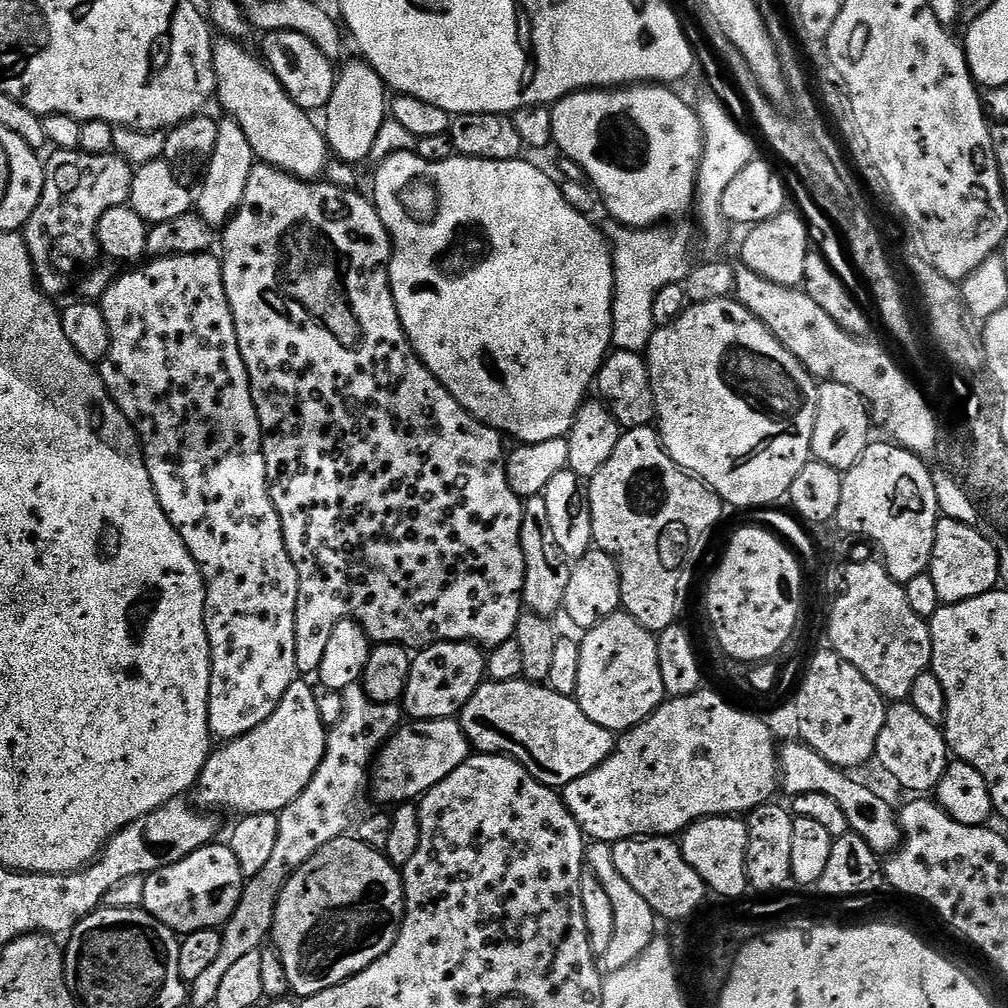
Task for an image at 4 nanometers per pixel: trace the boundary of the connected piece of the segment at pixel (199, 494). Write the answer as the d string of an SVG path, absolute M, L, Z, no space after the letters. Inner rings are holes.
M212 254L161 256L149 259L128 271L132 270L133 272L128 272L125 276L117 275L103 294L104 317L106 326L110 326L110 350L104 361L98 365L98 371L110 398L118 406L118 410L122 410L124 417L132 423L137 436L140 437L144 461L150 470L150 482L154 486L156 497L166 518L170 518L174 530L178 530L182 542L186 542L186 550L190 550L194 562L200 567L204 579L204 625L212 659L208 695L208 735L213 741L227 742L242 734L250 734L254 726L262 726L262 722L266 722L266 718L274 714L278 702L282 702L282 694L286 694L293 680L297 679L298 673L294 662L294 630L298 606L298 570L286 550L282 522L278 518L278 510L274 510L268 493L264 432L260 428L260 419L252 401L248 371L242 362L238 334L234 330L234 318L226 298L223 263L217 257L215 260Z

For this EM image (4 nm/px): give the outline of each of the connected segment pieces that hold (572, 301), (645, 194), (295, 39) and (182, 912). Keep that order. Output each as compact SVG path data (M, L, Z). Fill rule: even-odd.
M415 151L395 152L381 161L376 170L374 203L392 239L392 261L388 267L390 286L398 318L421 362L471 416L489 424L505 437L513 436L513 441L522 444L567 437L578 410L589 399L591 392L588 391L593 391L600 367L608 359L614 344L612 310L616 295L616 270L605 233L601 229L599 232L588 221L591 219L565 198L559 183L555 184L542 169L527 164L524 158L475 160L454 154L446 162L426 162L426 158L416 155Z
M637 84L635 86L621 86L607 90L585 90L583 92L572 92L564 96L561 100L551 105L552 117L554 118L554 138L553 145L560 147L560 156L572 160L582 170L586 170L588 184L601 197L605 196L602 204L608 207L608 212L612 215L611 219L615 223L625 228L651 228L663 225L665 222L672 222L675 216L680 216L683 212L693 211L696 199L696 179L700 173L700 163L704 158L704 131L700 125L699 118L696 116L696 108L688 105L678 93L672 92L671 87L658 84Z
M269 32L263 40L262 59L293 102L309 114L316 114L319 108L320 111L327 109L338 75L333 61L328 60L326 54L322 54L322 50L301 32Z
M213 842L204 848L194 850L182 862L174 862L162 870L144 877L145 912L179 934L197 932L207 928L219 929L238 906L246 877L232 857L232 849L227 843Z

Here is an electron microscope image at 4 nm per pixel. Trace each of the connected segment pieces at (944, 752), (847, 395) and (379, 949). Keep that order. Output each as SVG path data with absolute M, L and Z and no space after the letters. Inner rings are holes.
M896 702L888 708L886 722L882 722L874 760L906 791L912 792L908 794L928 794L940 785L950 763L950 753L941 725L929 722L912 704Z
M825 380L819 385L819 389L818 414L814 418L812 459L826 462L826 466L834 466L834 470L843 474L860 461L873 439L872 413L862 394L858 394L858 390L850 390L850 386L842 386L842 382Z
M351 835L341 836L318 850L288 878L276 903L271 943L288 979L288 987L297 997L307 998L330 990L362 970L394 946L404 921L404 881L399 867L389 862L384 852L366 846Z

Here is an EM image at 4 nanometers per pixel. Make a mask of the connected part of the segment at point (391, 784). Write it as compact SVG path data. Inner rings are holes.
M455 719L412 720L397 728L376 753L370 768L370 796L372 792L374 799L391 806L419 801L438 782L465 764L469 755L468 739Z

